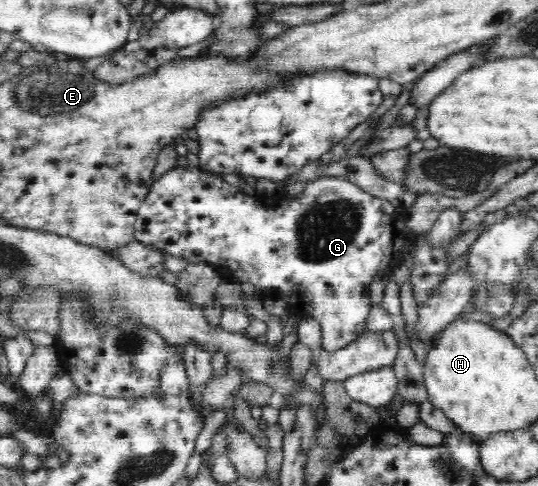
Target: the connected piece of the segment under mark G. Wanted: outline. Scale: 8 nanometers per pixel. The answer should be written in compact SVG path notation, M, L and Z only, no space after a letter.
M176 166L171 170L163 173L163 175L153 182L145 201L142 201L141 207L138 209L138 216L136 219L136 233L135 238L137 238L138 243L144 245L144 247L149 247L149 249L155 249L156 251L165 251L169 255L175 255L175 257L185 257L189 259L193 264L209 264L211 267L217 267L225 273L225 277L229 279L235 279L236 283L251 283L255 285L256 289L259 289L259 295L264 296L267 287L277 287L281 293L280 297L283 297L287 304L291 306L297 306L299 312L319 321L322 330L322 350L333 352L334 350L339 350L345 348L350 342L356 341L361 335L366 333L366 325L368 321L369 313L372 309L371 297L369 296L369 285L373 281L373 277L379 273L379 271L385 271L385 267L395 267L399 261L401 261L401 253L405 251L407 245L415 245L417 247L417 253L415 253L415 271L411 273L412 289L414 298L419 305L425 305L433 297L435 289L443 283L443 277L445 277L445 272L449 269L453 258L449 254L450 243L457 241L459 235L449 239L445 245L432 248L426 242L425 232L415 232L414 230L409 230L406 226L408 212L401 211L400 206L395 206L390 201L375 197L373 194L367 193L361 187L348 182L347 179L337 178L337 177L318 177L317 179L312 179L308 181L305 185L305 189L301 193L297 194L297 197L291 197L293 201L281 201L279 199L279 205L265 205L262 201L259 203L259 199L255 201L253 196L248 196L243 194L239 190L239 187L233 186L225 182L220 176L216 176L212 172L204 172L201 168L197 166Z

